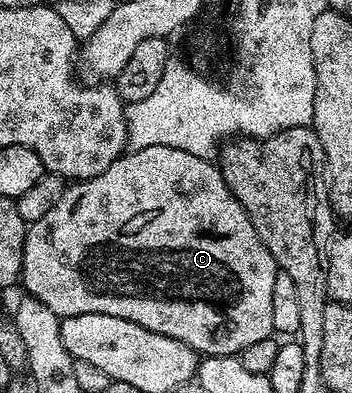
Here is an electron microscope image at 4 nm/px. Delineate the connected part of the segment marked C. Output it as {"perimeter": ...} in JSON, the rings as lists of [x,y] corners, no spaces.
{"perimeter":[[[144,147],[144,151],[123,153],[103,173],[90,178],[89,181],[67,184],[63,188],[60,199],[46,212],[44,219],[33,222],[27,228],[20,285],[21,288],[26,288],[25,292],[29,296],[44,303],[44,307],[48,307],[48,311],[52,311],[60,319],[89,313],[116,315],[116,319],[128,319],[140,327],[148,327],[148,331],[168,335],[182,345],[191,345],[194,352],[199,355],[232,357],[241,355],[244,347],[260,339],[268,339],[274,333],[272,287],[276,287],[276,275],[279,271],[268,247],[264,247],[260,235],[256,235],[256,227],[252,227],[252,219],[248,219],[244,207],[240,207],[240,203],[224,183],[222,170],[213,160],[188,155],[188,151],[180,151],[172,147]]]}

